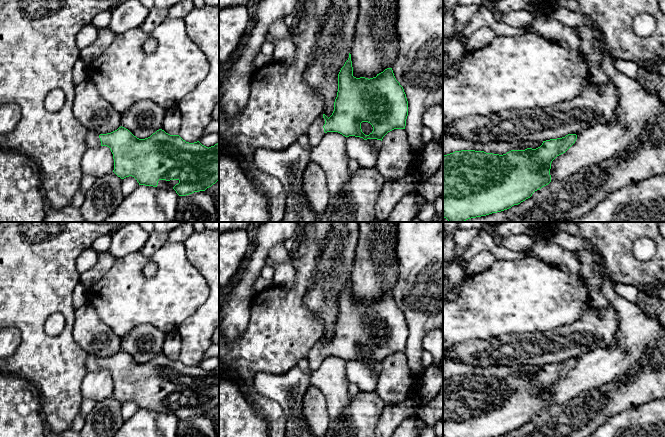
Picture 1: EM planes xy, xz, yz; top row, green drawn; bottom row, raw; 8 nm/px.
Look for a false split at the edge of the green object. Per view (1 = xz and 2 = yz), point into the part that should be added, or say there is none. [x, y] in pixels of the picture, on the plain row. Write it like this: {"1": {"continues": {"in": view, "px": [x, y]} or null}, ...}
{"1": {"continues": {"in": "xz", "px": [287, 389]}}, "2": {"continues": null}}

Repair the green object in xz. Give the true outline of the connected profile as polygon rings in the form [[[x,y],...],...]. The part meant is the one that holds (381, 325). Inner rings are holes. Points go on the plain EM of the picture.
[[[351,278],[338,298],[338,316],[334,326],[334,335],[328,342],[321,338],[309,351],[307,371],[301,371],[298,366],[283,374],[259,372],[255,374],[253,385],[257,395],[276,401],[286,416],[284,437],[314,437],[302,410],[303,397],[308,389],[311,374],[316,371],[321,361],[327,356],[338,356],[345,361],[355,360],[367,363],[381,364],[394,353],[405,353],[408,340],[408,325],[403,311],[396,304],[392,292],[387,292],[373,302],[353,300]],[[368,346],[373,355],[365,359],[361,347]]]

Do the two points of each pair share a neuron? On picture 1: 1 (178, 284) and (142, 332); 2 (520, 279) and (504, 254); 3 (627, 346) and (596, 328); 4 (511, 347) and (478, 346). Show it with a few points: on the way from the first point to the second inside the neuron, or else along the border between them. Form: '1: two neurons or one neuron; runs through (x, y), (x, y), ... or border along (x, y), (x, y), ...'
1: two neurons; border along (126, 333), (141, 324), (152, 324), (165, 334)
2: two neurons; border along (520, 256), (514, 259), (496, 259)
3: two neurons; border along (618, 316), (616, 343), (611, 347), (594, 349)
4: one neuron; runs through (503, 347), (486, 347)

